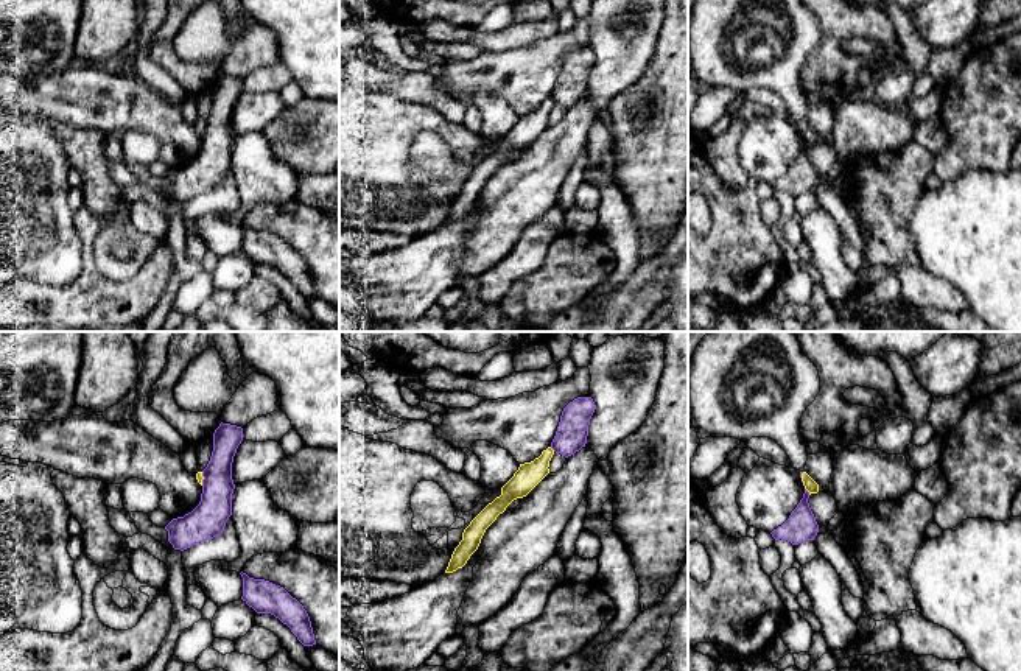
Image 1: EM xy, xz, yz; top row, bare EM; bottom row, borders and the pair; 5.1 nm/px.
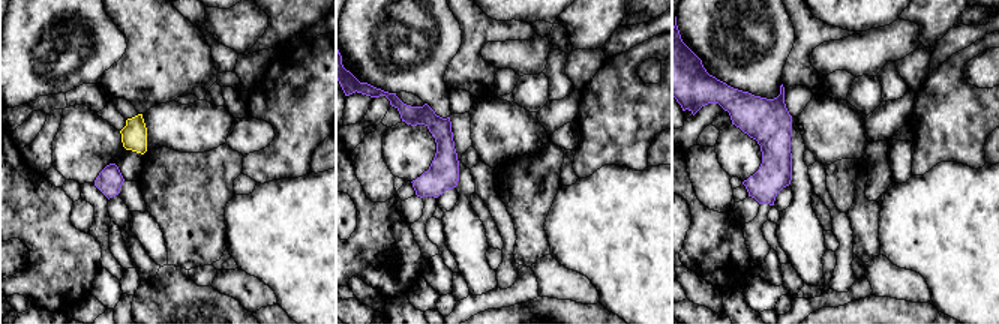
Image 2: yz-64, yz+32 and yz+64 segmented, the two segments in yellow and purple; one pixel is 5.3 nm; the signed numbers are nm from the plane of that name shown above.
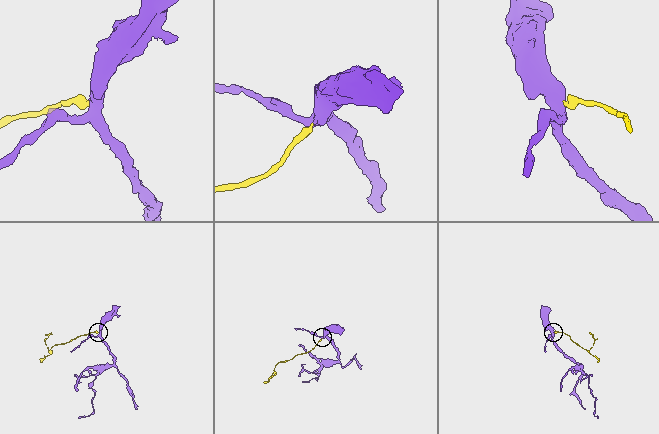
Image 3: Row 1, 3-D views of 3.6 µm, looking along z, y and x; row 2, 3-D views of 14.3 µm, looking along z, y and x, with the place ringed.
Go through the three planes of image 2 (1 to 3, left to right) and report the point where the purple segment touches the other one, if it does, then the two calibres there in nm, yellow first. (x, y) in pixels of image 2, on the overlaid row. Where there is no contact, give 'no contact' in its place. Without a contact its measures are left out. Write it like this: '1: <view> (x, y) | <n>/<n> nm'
1: no contact
2: no contact
3: no contact

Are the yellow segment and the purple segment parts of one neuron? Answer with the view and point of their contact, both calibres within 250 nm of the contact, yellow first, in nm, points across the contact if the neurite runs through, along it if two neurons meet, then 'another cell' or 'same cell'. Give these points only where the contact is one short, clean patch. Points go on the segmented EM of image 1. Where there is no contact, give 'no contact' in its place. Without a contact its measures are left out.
yz (806, 489) | 70/160 nm | along yz (805, 488), (810, 494) | another cell

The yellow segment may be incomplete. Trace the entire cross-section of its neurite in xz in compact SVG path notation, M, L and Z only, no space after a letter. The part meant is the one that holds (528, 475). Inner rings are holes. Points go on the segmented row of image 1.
M548 447L539 458L520 464L514 476L501 487L501 495L489 503L464 529L462 540L454 548L445 573L462 568L470 556L478 550L486 529L500 514L517 498L526 497L548 473L554 450Z

